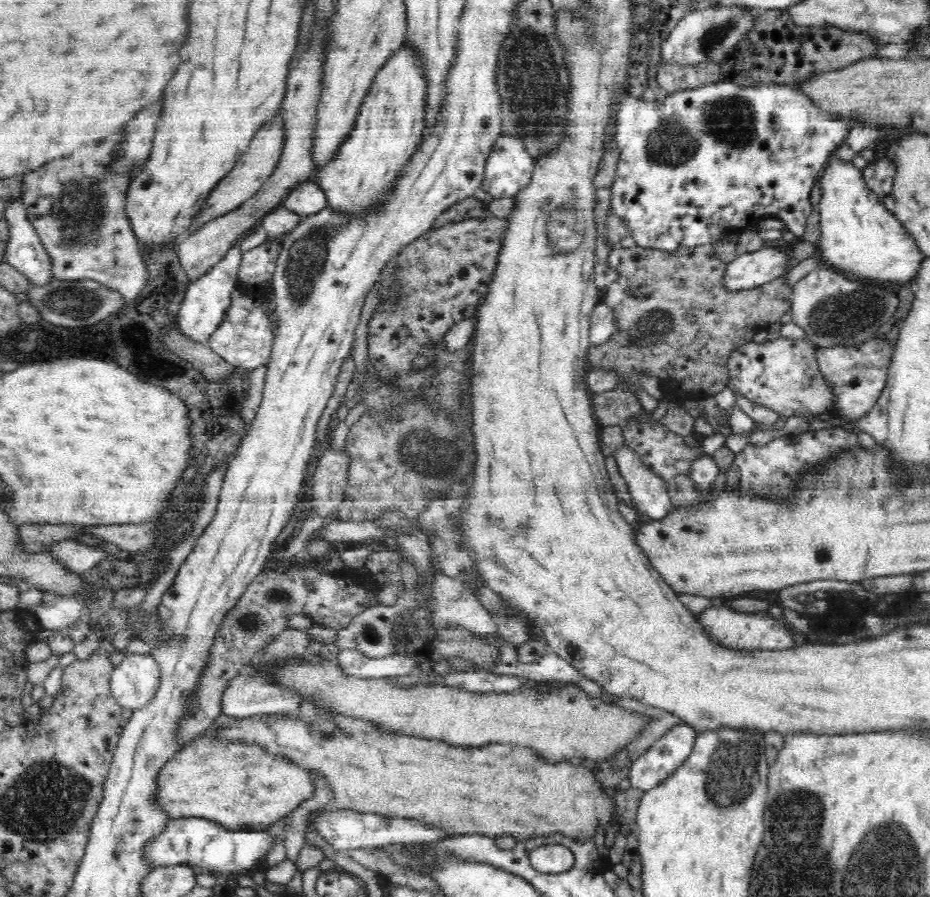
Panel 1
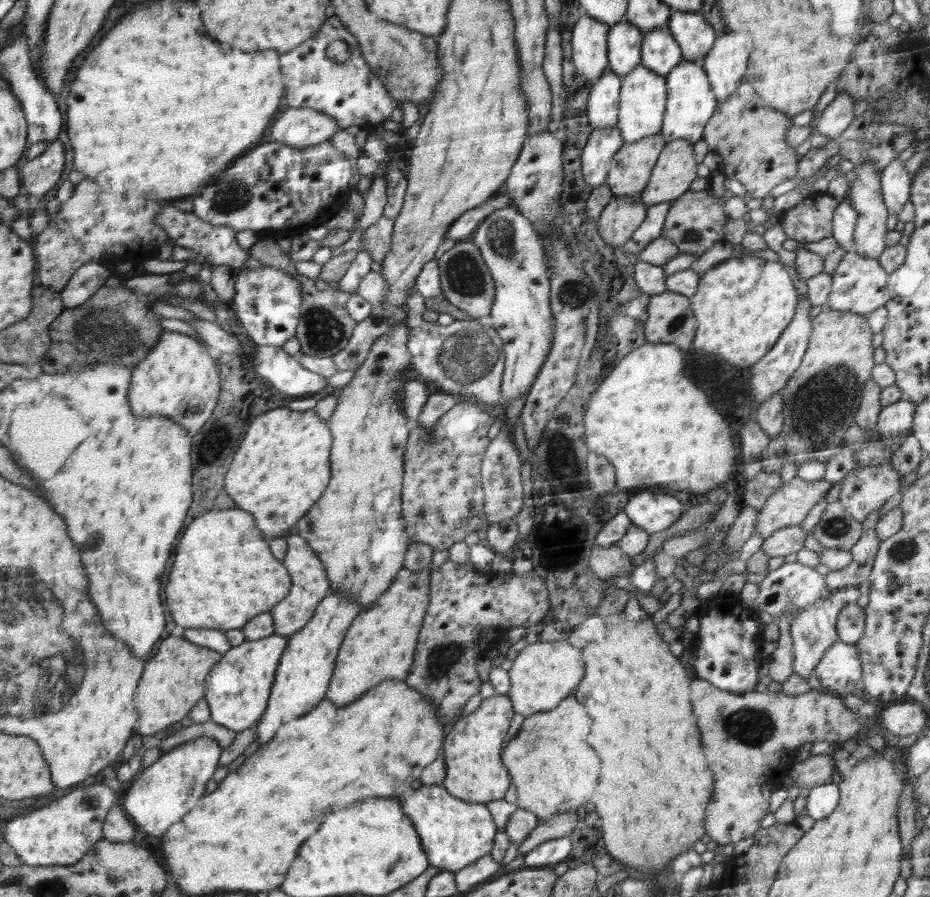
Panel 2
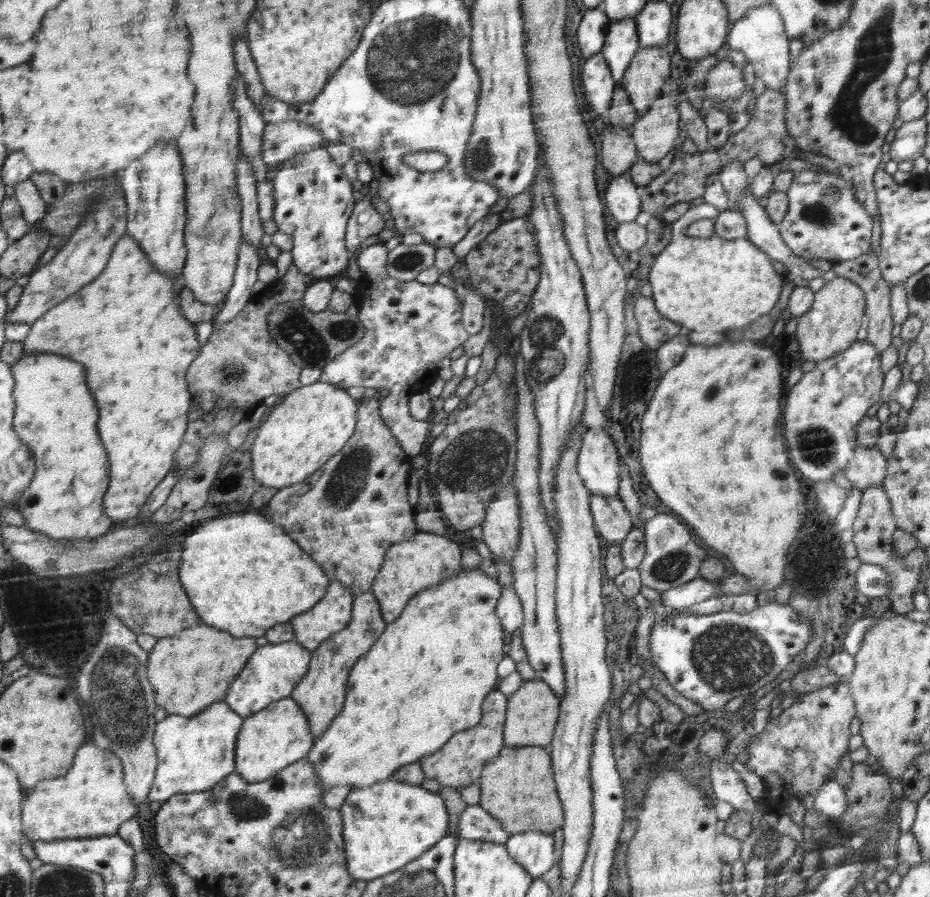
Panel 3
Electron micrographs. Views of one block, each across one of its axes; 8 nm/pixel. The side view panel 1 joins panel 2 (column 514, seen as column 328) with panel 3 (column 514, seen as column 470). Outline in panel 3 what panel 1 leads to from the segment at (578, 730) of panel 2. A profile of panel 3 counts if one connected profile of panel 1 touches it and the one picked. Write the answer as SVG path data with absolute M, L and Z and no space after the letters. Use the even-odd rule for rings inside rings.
M503 747L504 756L488 764L484 780L478 780L481 797L478 804L497 818L510 835L538 831L553 834L562 828L566 816L562 816L563 803L556 796L554 764L542 747Z

